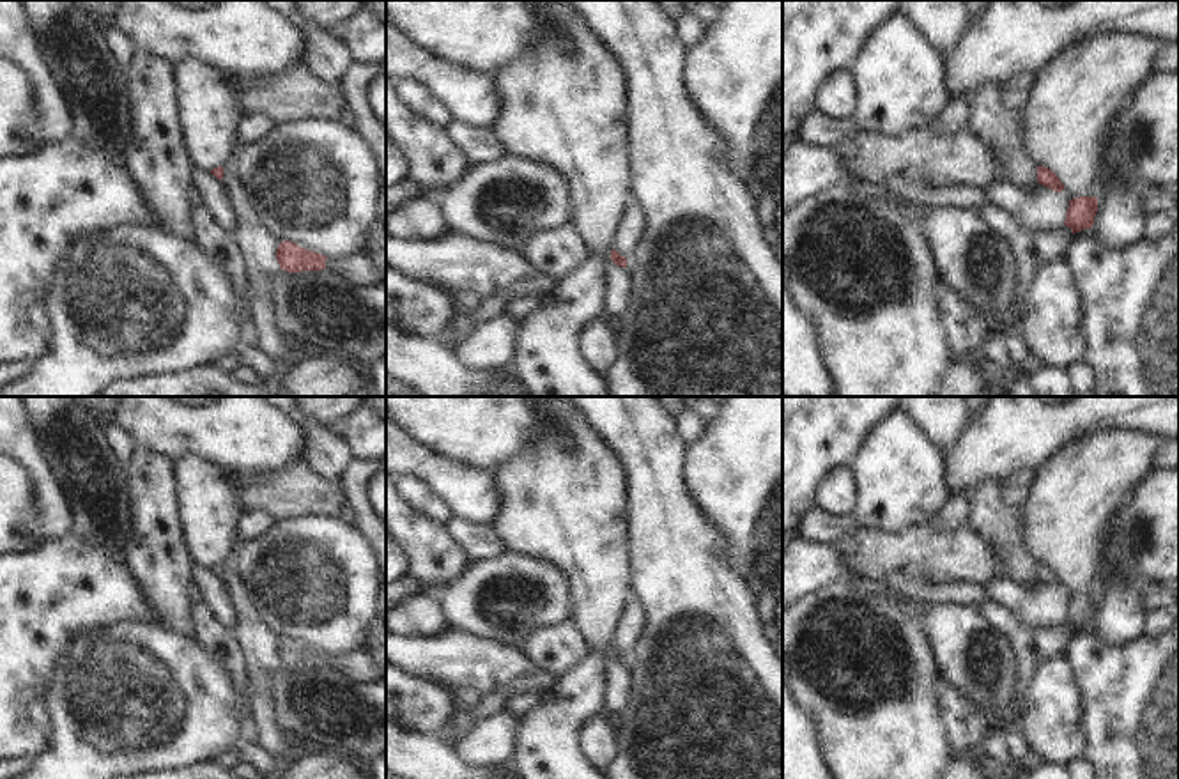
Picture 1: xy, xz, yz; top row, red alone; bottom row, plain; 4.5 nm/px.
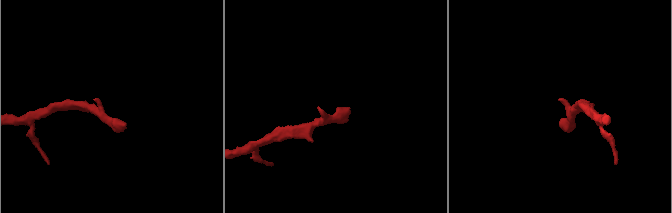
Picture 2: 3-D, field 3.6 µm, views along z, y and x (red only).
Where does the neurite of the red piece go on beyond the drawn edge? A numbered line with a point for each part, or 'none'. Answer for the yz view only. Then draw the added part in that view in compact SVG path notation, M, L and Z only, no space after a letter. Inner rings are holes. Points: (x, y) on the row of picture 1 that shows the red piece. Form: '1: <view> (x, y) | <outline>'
none

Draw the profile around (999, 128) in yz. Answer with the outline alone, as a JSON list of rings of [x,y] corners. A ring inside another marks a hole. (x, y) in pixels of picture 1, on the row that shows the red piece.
[[[990,85],[979,94],[972,94],[968,103],[970,126],[1002,165],[1006,181],[1034,189],[1037,184],[1037,165],[1025,149],[1021,113],[1004,106],[1002,87]]]

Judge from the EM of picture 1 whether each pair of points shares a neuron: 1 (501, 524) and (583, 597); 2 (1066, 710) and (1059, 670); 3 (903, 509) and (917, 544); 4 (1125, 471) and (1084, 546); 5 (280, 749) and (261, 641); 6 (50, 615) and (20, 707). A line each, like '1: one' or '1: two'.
1: one
2: one
3: two
4: one
5: one
6: one

